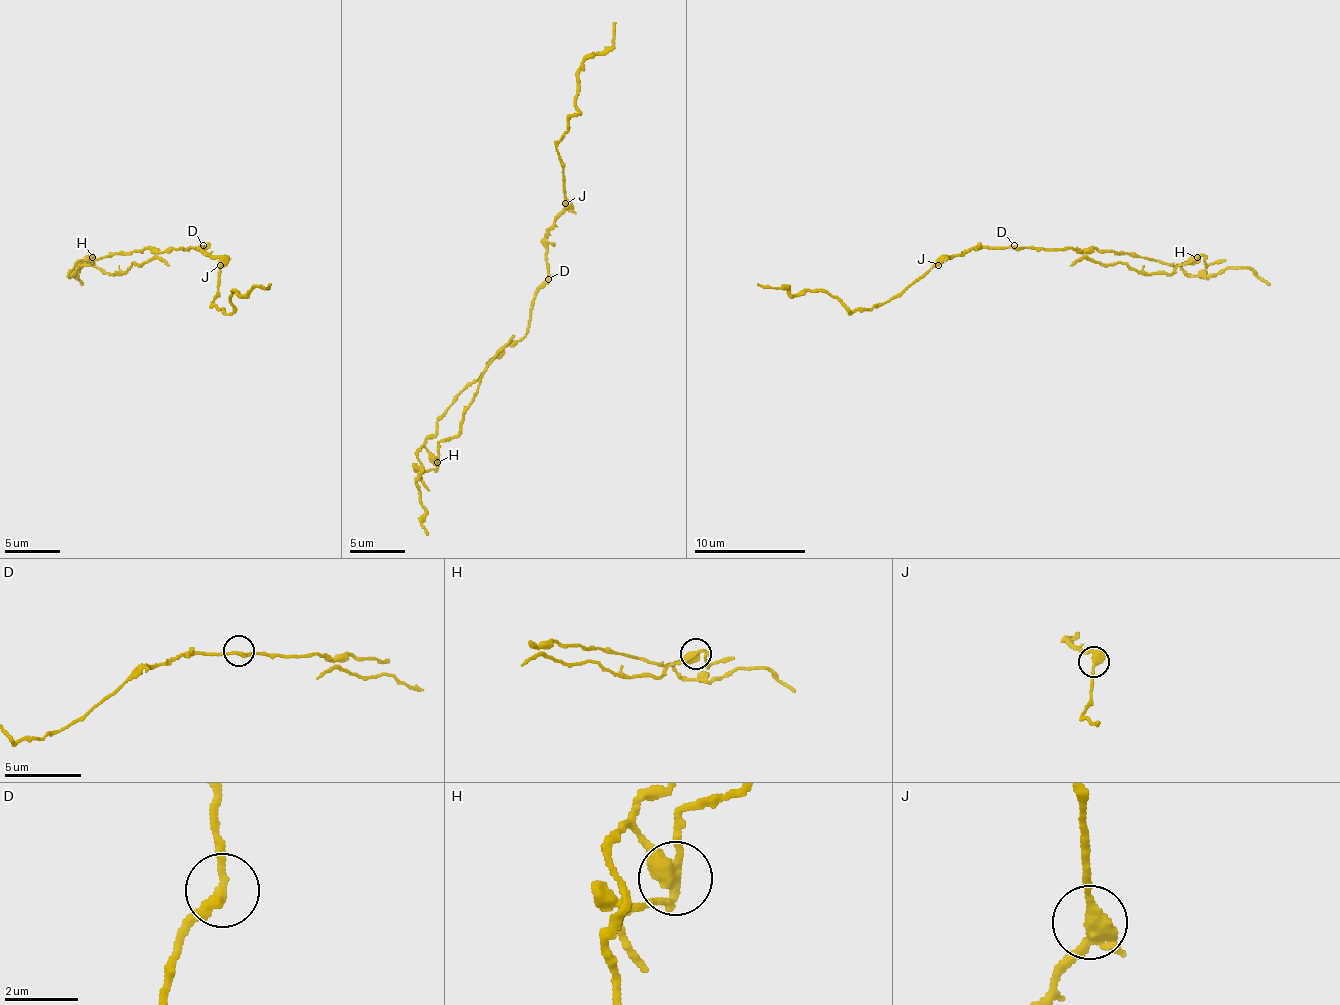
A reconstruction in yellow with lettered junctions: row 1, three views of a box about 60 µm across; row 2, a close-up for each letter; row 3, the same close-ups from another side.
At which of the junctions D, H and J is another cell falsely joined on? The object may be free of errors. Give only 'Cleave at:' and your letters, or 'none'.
Cleave at: H

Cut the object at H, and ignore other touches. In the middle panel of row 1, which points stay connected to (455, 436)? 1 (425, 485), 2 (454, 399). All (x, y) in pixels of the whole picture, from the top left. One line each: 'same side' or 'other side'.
1: same side
2: other side

